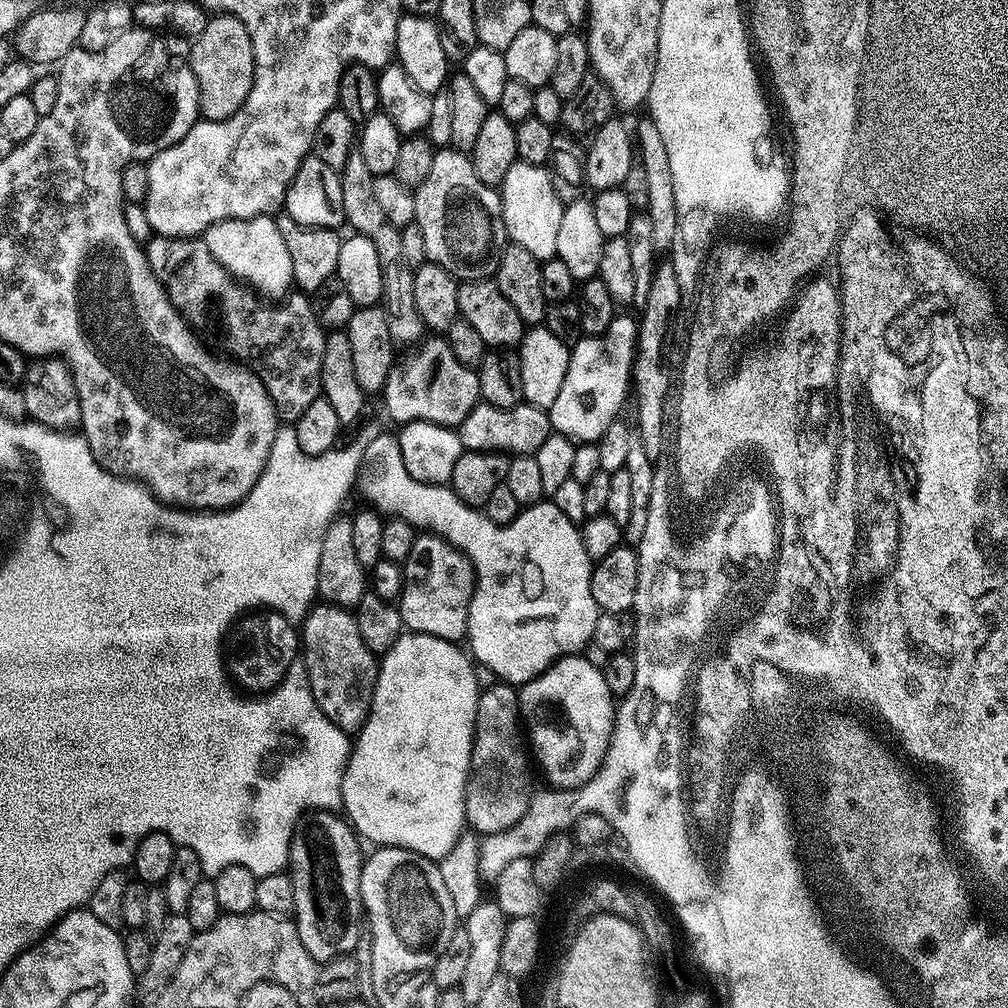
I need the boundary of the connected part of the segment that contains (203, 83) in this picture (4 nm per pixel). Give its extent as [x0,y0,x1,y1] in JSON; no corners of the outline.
[188,14,254,120]

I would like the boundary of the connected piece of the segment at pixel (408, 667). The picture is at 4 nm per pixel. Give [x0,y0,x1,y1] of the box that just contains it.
[388,630,482,862]

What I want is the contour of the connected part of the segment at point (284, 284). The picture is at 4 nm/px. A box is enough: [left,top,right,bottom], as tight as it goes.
[202,216,293,297]

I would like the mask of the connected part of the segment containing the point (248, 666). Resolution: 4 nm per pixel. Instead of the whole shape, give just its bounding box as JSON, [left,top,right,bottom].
[226,610,298,694]

